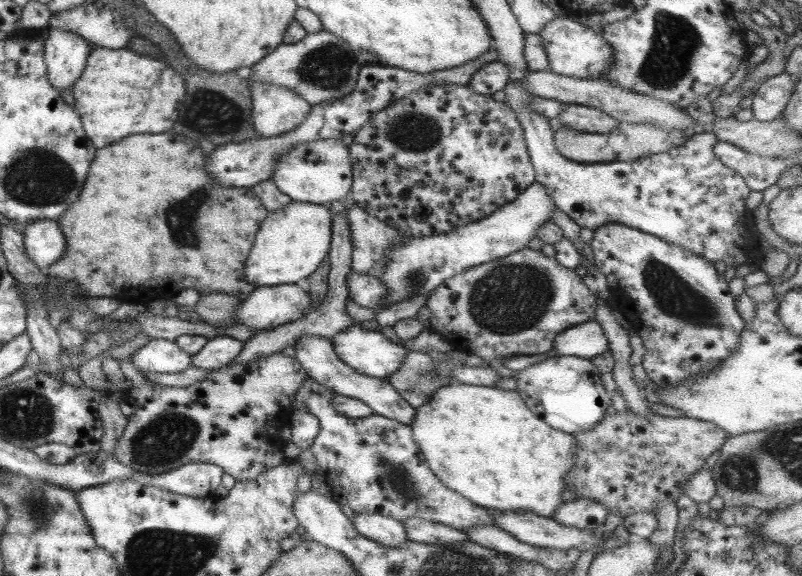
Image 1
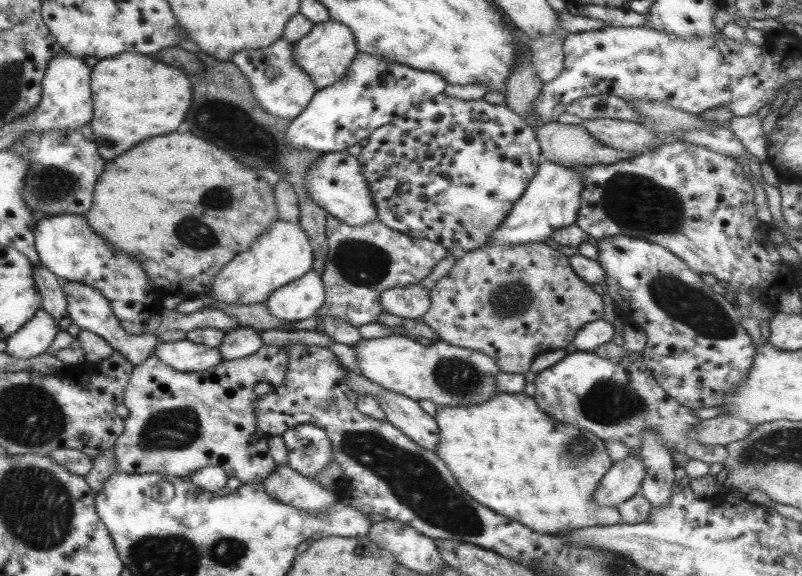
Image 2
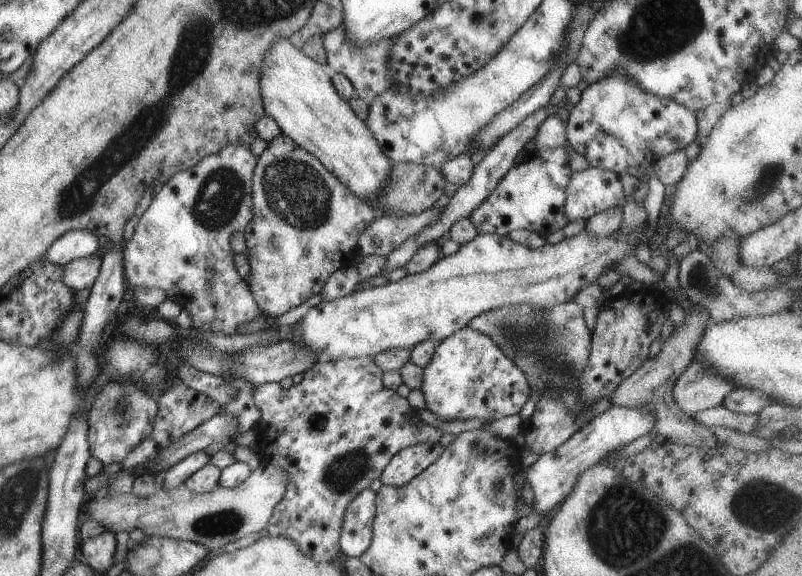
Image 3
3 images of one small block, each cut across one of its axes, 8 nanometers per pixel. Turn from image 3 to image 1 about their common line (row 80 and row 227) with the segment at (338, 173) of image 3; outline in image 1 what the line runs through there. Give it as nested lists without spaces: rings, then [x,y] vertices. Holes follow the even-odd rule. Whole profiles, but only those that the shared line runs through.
[[[289,201],[268,213],[255,233],[254,243],[244,262],[244,279],[254,288],[303,283],[327,257],[331,218],[326,205],[297,201]]]

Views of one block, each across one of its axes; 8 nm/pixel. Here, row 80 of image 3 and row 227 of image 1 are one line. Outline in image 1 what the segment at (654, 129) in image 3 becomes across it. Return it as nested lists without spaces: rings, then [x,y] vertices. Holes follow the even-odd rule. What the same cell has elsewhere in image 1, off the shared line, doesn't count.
[[[605,223],[593,229],[589,246],[593,263],[604,274],[608,290],[629,298],[633,310],[639,314],[639,330],[645,348],[641,364],[646,378],[657,387],[676,387],[685,379],[710,371],[736,351],[745,322],[735,310],[734,297],[727,291],[728,282],[708,260],[679,245],[663,242],[656,236],[619,223]]]

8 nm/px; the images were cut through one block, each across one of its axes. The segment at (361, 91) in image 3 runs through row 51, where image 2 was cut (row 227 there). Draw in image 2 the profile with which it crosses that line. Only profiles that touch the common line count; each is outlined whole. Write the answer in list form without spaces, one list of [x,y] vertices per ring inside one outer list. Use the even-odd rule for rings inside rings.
[[[328,214],[325,217],[325,234],[328,249],[321,274],[324,301],[316,316],[341,318],[354,327],[377,321],[377,316],[382,313],[379,305],[381,292],[418,284],[437,262],[449,254],[439,243],[391,230],[377,218],[367,224],[351,226]]]

